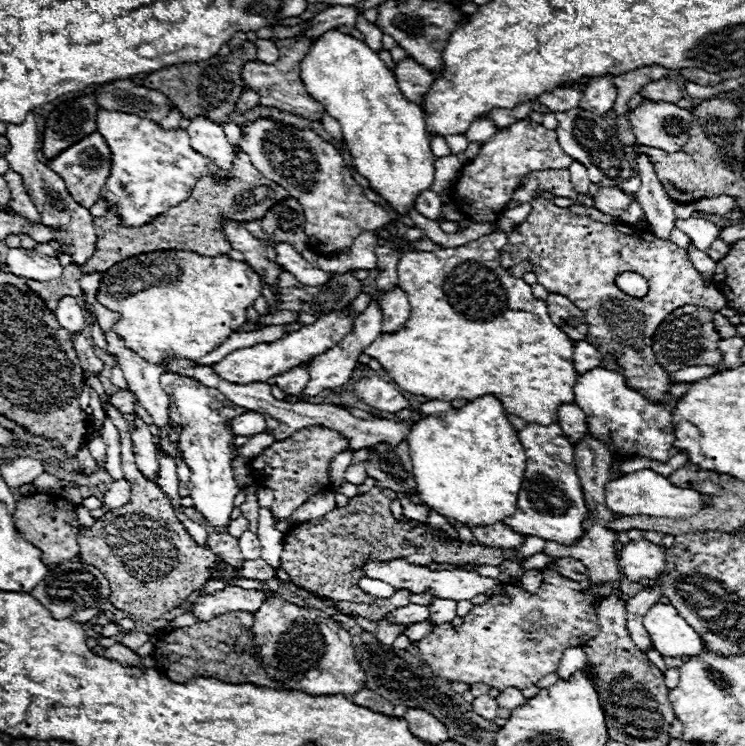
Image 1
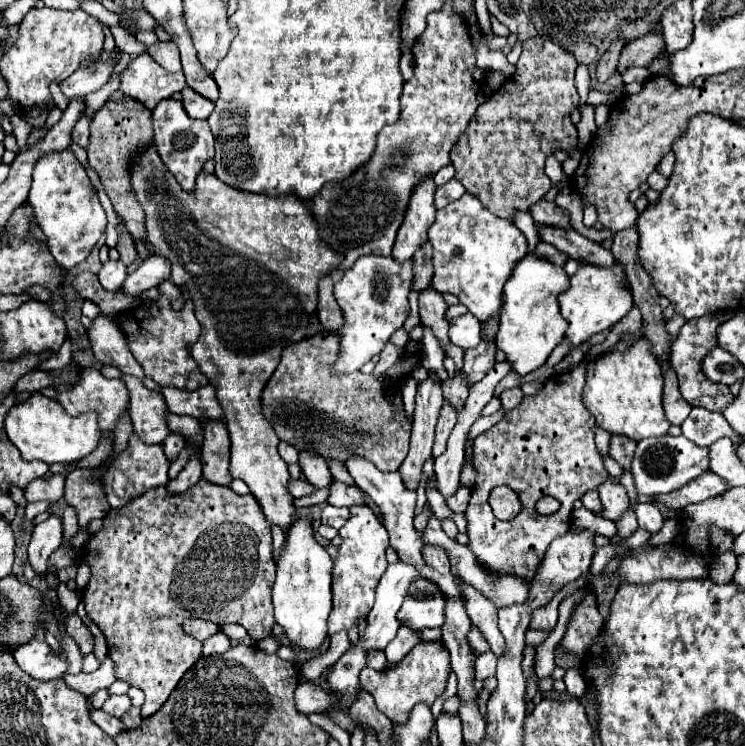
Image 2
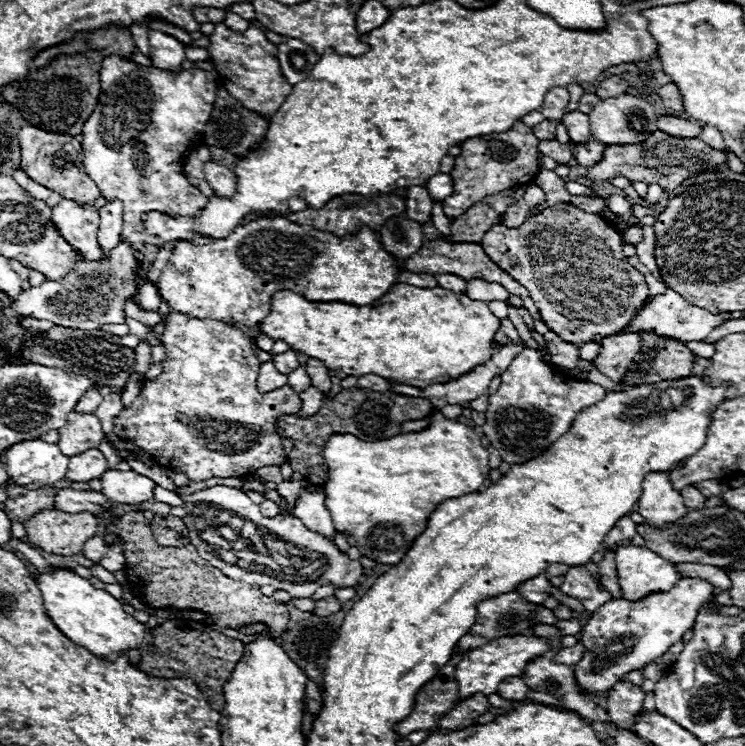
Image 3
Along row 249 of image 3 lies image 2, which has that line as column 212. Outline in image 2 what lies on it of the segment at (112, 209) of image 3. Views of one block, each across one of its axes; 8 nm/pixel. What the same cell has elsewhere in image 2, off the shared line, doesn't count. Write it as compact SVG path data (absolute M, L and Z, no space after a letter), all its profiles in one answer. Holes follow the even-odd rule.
M190 86L182 92L182 104L184 104L184 110L188 112L188 116L200 118L200 120L206 120L210 116L210 112L214 110L214 102L206 100L204 96L198 96L198 92L194 92Z

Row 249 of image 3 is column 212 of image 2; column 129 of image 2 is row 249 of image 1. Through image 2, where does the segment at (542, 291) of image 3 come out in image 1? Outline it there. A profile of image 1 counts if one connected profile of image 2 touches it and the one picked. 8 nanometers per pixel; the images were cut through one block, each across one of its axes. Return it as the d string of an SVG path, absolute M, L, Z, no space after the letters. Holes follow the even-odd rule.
M534 198L532 214L512 232L504 246L502 264L512 268L528 260L532 272L548 292L562 294L574 302L586 318L590 334L586 342L600 348L604 368L616 368L628 376L632 388L640 388L648 400L666 402L676 408L678 398L668 390L674 384L670 374L656 362L652 352L652 336L660 322L684 304L704 306L712 312L726 306L726 298L714 286L706 286L698 270L692 266L688 252L672 242L660 240L650 232L644 238L638 234L622 234L616 224L600 224L588 216L570 214L566 208L554 206L550 200ZM622 272L636 272L650 284L644 298L630 298L614 284ZM618 356L618 364L614 362Z

